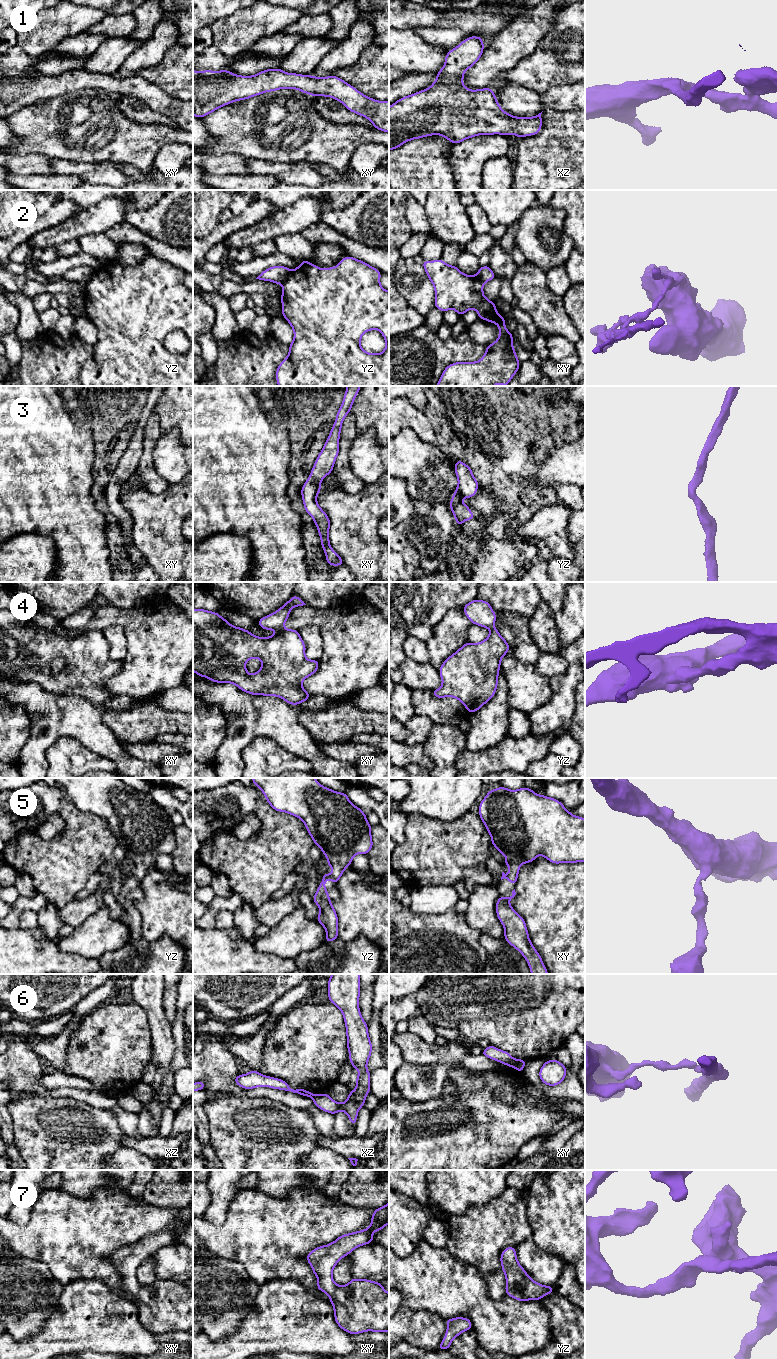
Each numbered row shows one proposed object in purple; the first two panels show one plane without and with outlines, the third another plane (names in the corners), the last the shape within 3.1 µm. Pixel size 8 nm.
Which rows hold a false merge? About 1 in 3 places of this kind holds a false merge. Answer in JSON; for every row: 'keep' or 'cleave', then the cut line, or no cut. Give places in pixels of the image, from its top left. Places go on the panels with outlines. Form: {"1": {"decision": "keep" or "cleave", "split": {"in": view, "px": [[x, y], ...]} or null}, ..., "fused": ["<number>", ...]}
{"1": {"decision": "keep", "split": null}, "2": {"decision": "cleave", "split": {"in": "yz", "px": [[291, 270], [288, 278], [282, 284]]}}, "3": {"decision": "keep", "split": null}, "4": {"decision": "cleave", "split": {"in": "xy", "px": [[282, 627], [277, 631]]}}, "5": {"decision": "keep", "split": null}, "6": {"decision": "cleave", "split": {"in": "xy", "px": [[512, 1058], [507, 1065]]}}, "7": {"decision": "keep", "split": null}, "fused": ["2", "4", "6"]}

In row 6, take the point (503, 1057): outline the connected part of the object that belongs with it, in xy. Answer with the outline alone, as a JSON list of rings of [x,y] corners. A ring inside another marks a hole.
[[[489,1045],[487,1048],[485,1048],[481,1055],[498,1061],[501,1064],[505,1064],[506,1066],[508,1066],[513,1059],[510,1053],[500,1050],[492,1045]]]

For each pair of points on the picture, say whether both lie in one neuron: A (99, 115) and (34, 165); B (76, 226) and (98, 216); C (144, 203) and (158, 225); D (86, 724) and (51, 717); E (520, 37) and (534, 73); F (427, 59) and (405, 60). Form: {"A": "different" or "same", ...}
{"A": "different", "B": "same", "C": "different", "D": "same", "E": "different", "F": "same"}

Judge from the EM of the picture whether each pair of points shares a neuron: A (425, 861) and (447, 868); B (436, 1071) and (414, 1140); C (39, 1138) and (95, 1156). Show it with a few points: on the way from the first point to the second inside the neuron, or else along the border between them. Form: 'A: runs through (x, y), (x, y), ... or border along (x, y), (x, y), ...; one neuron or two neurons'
A: runs through (430, 861), (440, 861), (442, 863); one neuron
B: border along (443, 1094), (422, 1101), (404, 1099); two neurons
C: runs through (53, 1141), (63, 1144), (69, 1150), (81, 1150); one neuron

